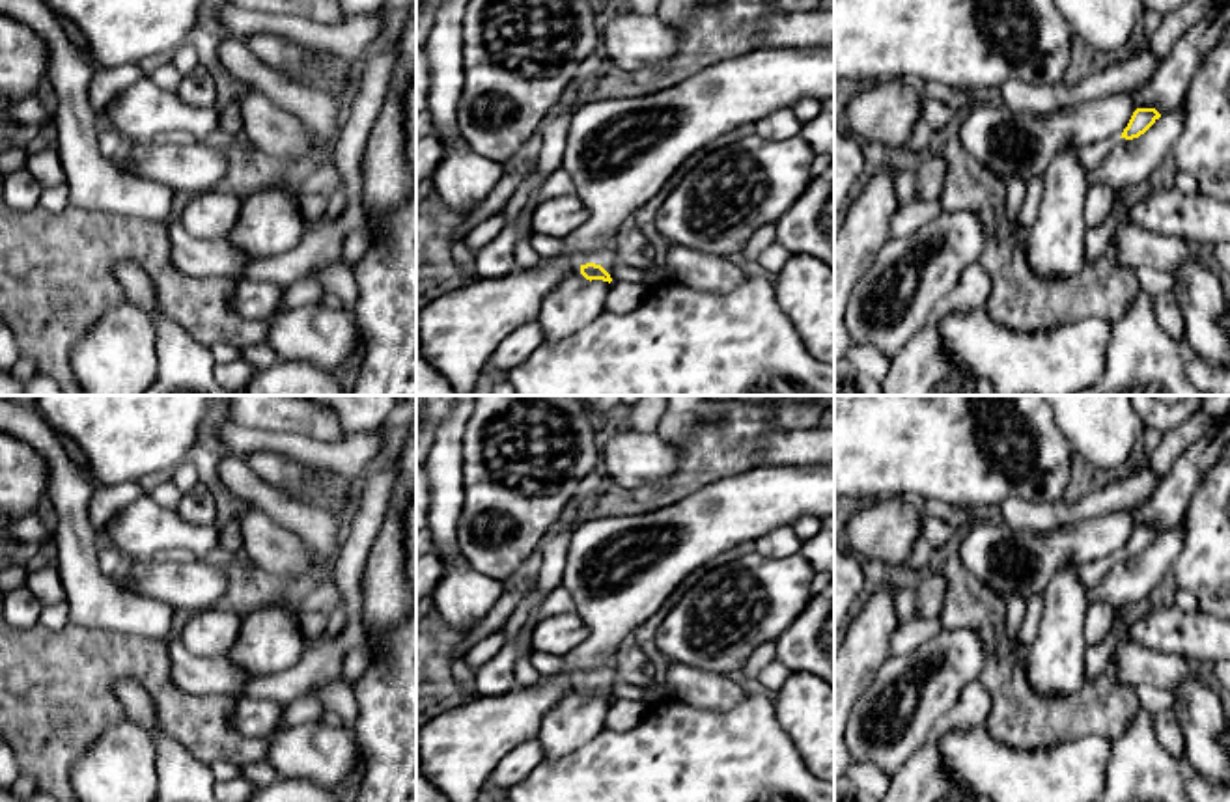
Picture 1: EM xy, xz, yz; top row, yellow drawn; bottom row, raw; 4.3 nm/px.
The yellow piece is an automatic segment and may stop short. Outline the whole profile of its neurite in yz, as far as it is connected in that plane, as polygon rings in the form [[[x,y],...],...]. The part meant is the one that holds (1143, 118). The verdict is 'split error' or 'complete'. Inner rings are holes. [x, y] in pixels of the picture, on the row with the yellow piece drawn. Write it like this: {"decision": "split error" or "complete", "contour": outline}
{"decision": "complete", "contour": [[[1137,108],[1120,138],[1133,140],[1144,134],[1161,114],[1155,108]]]}

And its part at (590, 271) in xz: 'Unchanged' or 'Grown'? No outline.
Grown

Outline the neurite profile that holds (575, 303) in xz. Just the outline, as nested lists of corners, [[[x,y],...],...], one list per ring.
[[[580,265],[543,302],[538,317],[545,341],[564,341],[605,311],[608,282],[586,280]]]

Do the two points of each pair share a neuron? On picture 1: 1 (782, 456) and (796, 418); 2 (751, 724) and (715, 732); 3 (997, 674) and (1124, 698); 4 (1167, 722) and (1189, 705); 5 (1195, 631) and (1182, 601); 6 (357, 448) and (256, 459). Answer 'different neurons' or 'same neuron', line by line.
1: different neurons
2: same neuron
3: same neuron
4: different neurons
5: different neurons
6: different neurons

